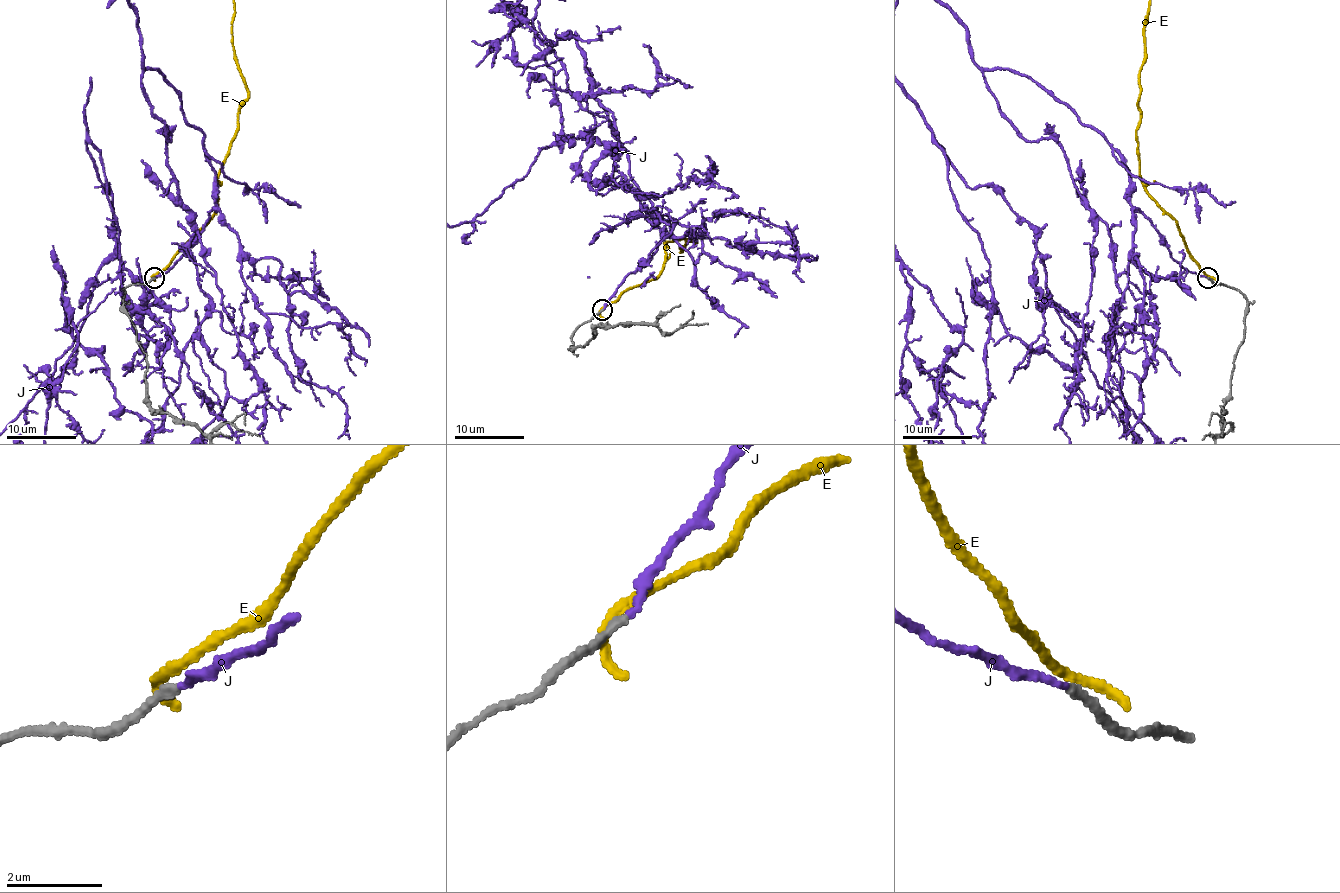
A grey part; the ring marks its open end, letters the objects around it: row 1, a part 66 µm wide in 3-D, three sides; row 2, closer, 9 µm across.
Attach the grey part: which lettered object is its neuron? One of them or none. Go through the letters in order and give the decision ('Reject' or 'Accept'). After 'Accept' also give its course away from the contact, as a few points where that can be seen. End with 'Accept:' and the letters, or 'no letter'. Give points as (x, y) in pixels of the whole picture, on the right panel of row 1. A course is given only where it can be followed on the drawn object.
E: Reject
J: Accept
Accept: J

